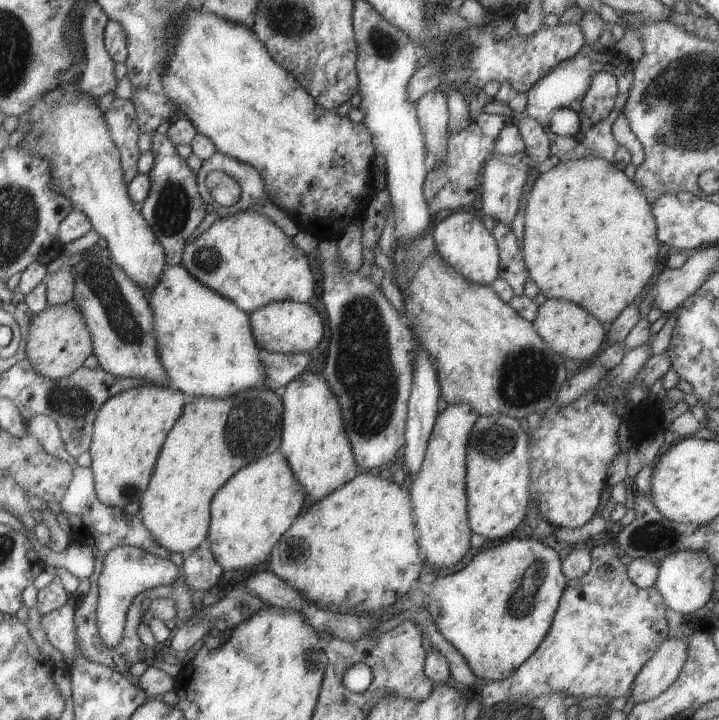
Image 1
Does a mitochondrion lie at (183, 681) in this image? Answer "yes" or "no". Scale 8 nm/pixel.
no

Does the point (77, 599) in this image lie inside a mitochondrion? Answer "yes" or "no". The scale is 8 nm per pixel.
no

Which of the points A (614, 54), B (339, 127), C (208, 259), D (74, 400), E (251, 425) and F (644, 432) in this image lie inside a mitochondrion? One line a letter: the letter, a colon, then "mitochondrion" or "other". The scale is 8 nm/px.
A: other
B: other
C: mitochondrion
D: mitochondrion
E: mitochondrion
F: other

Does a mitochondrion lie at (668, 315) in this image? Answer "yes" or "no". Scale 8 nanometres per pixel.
no

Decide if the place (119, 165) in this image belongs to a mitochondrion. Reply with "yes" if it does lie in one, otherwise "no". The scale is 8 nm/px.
no

